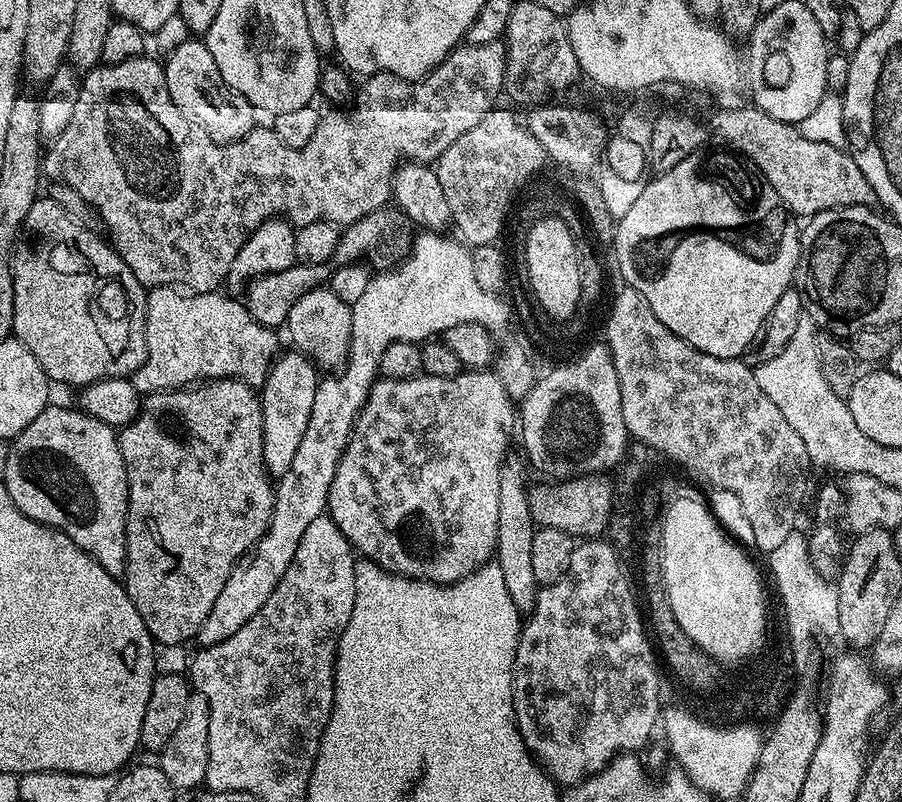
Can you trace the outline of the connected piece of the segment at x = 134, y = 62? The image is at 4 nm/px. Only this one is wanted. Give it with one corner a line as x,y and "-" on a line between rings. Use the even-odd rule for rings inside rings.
500,40
486,42
485,44
461,43
442,61
433,72
421,76
419,80
402,80
391,72
374,72
367,77
364,89
357,91
354,96
356,108
349,112
344,110
325,111
318,122
318,130
314,130
314,138
301,148
291,148
278,138
271,127
257,126
250,134
246,134
241,140
235,140
229,144
219,144
198,126
170,98
170,90
166,90
166,78
164,77
164,65
158,59
151,60
151,55
135,56
126,62
117,64
104,64
87,69
80,80
80,93
78,102
75,103
74,114
71,115
69,125
62,134
58,134
56,140
47,145
42,156
42,172
49,181
69,184
78,191
90,207
99,217
99,223
108,227
107,235
116,253
130,266
134,278
144,285
145,289
163,288
165,286
179,286
189,292
214,292
227,281
230,274
230,266
234,266
234,258
238,258
238,250
252,235
252,231
258,226
273,218
283,218
293,226
309,224
310,222
330,222
347,226
366,218
371,212
378,212
393,199
393,176
401,161
415,161
418,164
431,165
439,161
440,156
449,146
466,130
478,126
486,114
497,107
499,96
504,92
504,75
506,74
506,47

